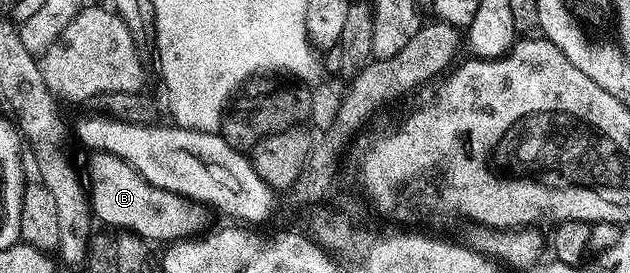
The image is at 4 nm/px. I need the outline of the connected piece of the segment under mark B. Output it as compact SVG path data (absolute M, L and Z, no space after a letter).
M94 152L90 157L87 192L93 216L100 224L102 221L105 225L115 225L121 229L119 231L128 231L149 243L172 243L206 232L207 226L201 222L201 216L207 209L201 202L190 201L147 183L147 179L140 177L126 161L114 154Z

